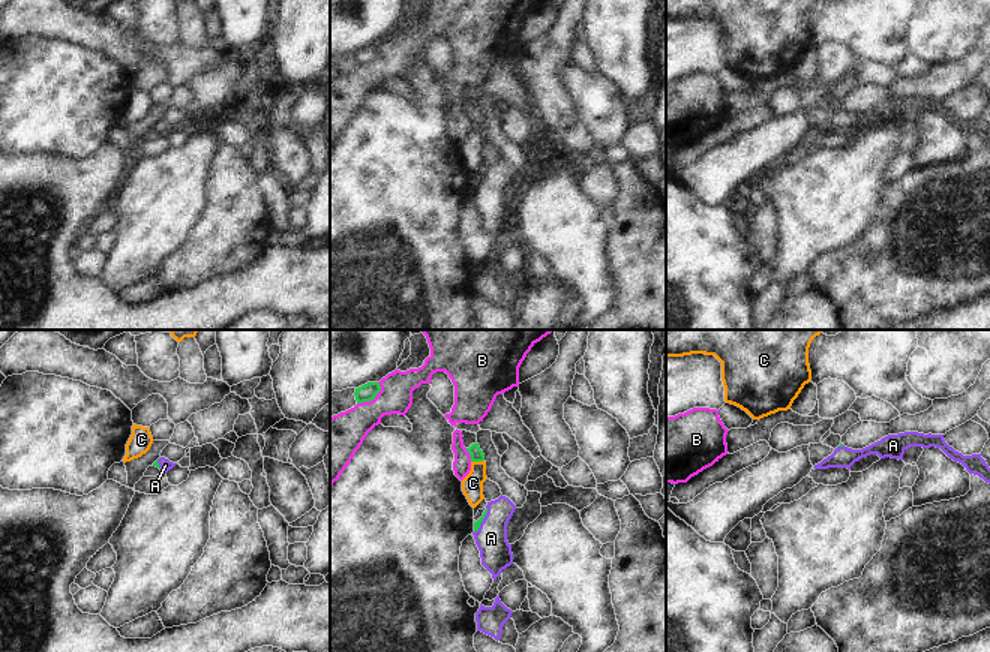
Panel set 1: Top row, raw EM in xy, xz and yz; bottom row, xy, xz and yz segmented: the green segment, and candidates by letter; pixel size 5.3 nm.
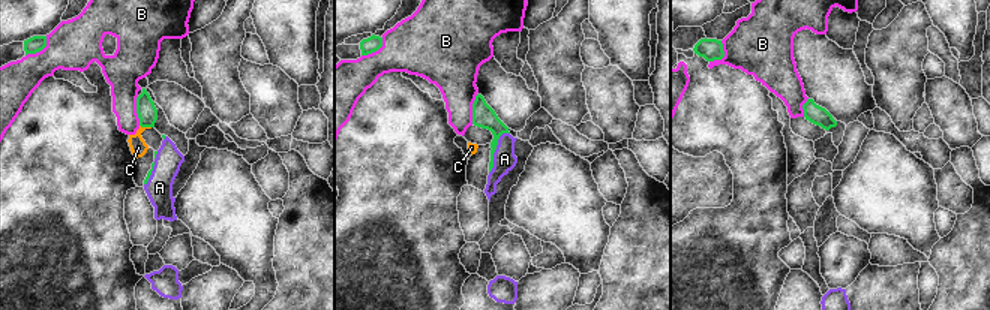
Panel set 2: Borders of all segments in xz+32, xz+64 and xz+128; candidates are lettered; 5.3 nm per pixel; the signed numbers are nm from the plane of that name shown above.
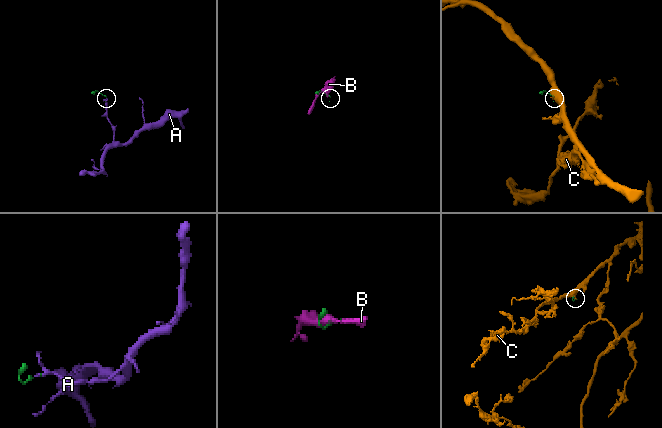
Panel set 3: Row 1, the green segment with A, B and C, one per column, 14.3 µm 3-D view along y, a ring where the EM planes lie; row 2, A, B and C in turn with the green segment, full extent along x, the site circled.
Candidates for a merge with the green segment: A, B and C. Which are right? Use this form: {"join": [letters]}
{"join": ["A"]}

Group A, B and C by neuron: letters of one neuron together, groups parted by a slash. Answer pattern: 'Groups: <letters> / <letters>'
Groups: A / B / C

